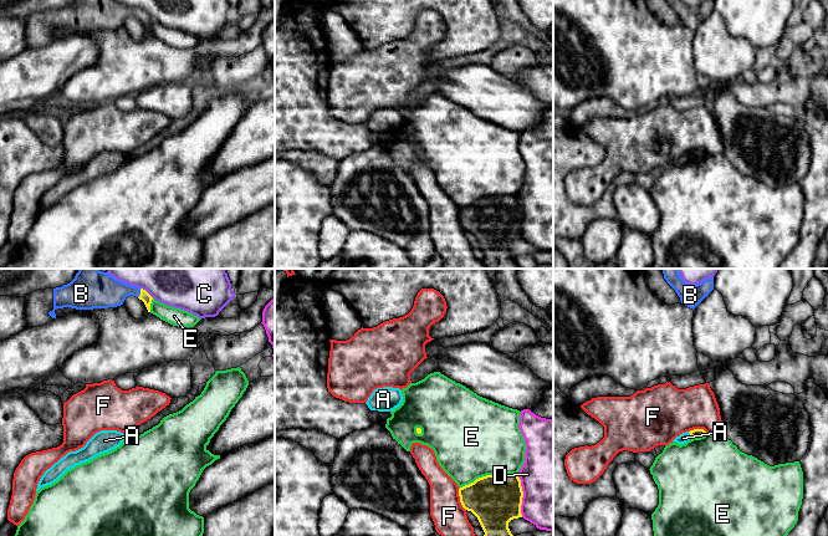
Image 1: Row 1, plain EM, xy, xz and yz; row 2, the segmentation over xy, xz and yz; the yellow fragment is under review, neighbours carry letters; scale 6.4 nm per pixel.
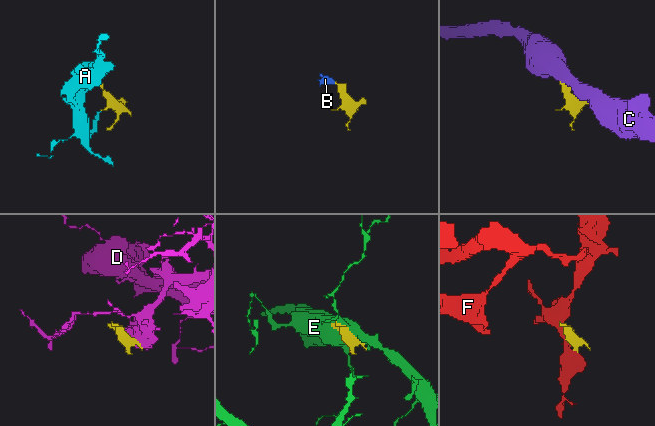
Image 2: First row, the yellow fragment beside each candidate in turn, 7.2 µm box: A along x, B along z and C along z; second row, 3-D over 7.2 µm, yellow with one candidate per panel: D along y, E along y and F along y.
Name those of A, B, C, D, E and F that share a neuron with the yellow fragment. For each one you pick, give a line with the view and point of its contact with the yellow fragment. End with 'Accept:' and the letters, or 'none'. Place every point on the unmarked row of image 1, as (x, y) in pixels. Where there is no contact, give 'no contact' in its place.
B: contact xy (141, 15)
Accept: B

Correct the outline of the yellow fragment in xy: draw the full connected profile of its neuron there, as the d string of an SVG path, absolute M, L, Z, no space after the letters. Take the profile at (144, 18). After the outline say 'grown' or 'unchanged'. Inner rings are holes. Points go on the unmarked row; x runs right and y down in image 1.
M73 0L56 10L37 11L25 20L29 49L37 49L56 40L57 30L76 31L108 30L123 26L127 17L142 21L150 34L153 19L143 10L116 0Z; grown

